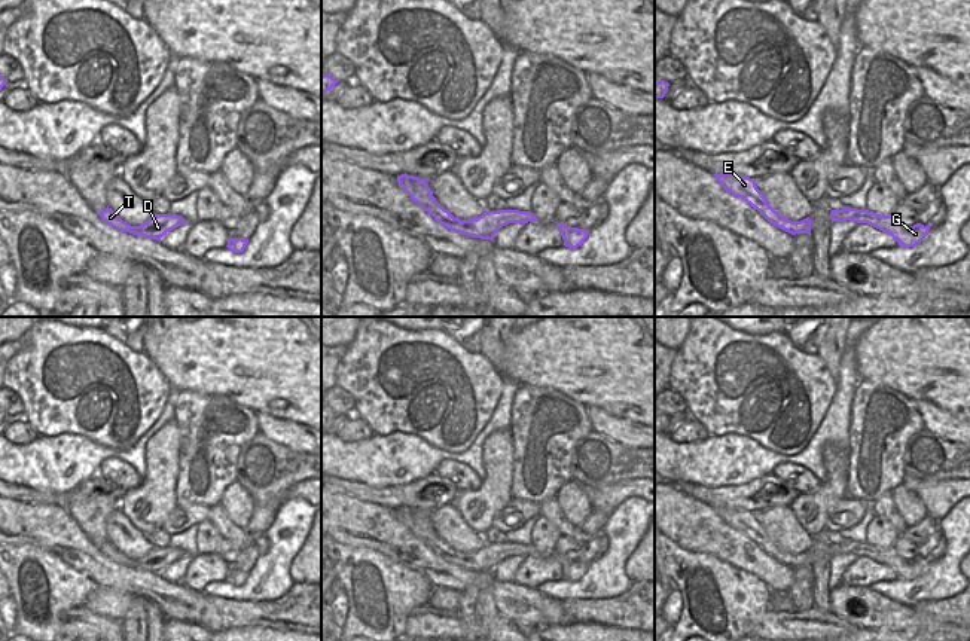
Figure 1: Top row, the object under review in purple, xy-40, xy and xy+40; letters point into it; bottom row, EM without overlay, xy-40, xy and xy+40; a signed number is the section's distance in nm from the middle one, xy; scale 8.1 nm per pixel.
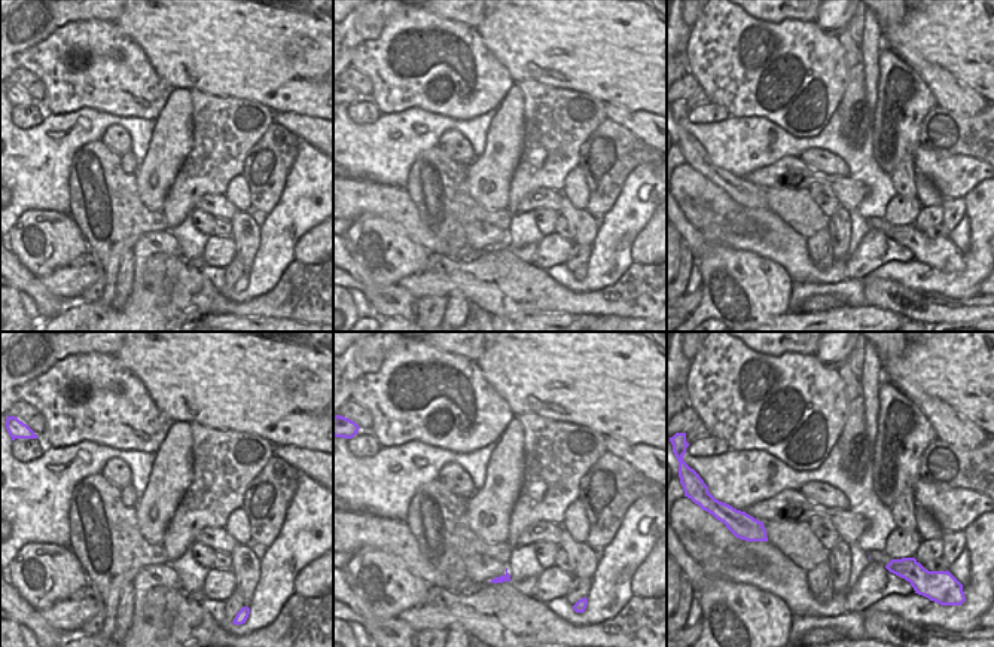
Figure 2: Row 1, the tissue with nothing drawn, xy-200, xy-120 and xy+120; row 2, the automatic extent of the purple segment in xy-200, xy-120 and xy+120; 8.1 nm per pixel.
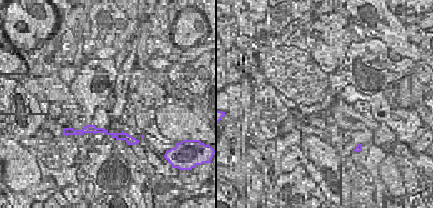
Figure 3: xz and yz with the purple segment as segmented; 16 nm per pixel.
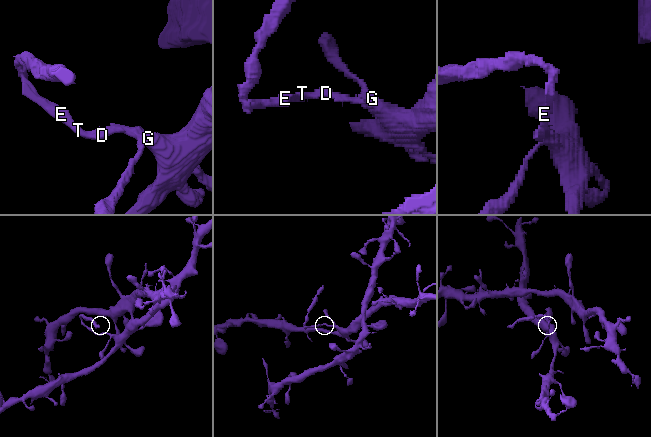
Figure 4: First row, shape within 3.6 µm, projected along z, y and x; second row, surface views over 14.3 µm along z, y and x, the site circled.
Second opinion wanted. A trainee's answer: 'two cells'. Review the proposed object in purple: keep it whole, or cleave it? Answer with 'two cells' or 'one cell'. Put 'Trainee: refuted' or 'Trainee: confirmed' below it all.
two cells
Trainee: confirmed

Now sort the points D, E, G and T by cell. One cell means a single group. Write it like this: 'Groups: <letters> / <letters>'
Groups: D G / E T.

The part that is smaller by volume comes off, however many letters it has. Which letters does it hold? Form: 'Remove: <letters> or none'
Remove: E, T

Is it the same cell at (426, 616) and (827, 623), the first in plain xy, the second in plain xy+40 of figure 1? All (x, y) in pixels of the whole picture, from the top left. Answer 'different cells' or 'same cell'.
same cell

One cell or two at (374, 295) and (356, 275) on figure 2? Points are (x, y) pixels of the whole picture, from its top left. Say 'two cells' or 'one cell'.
one cell

